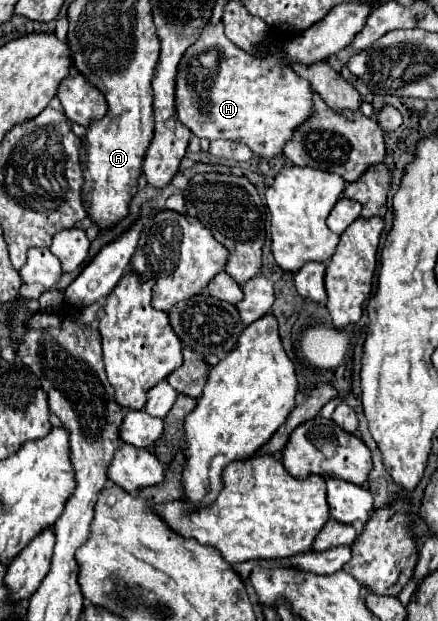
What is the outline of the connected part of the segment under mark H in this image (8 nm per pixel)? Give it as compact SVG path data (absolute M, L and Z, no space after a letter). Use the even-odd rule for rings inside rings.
M208 22L178 64L176 116L198 138L234 140L268 160L282 152L292 130L308 114L312 114L312 88L292 68L284 66L279 49L264 60L246 54L226 38L222 22ZM204 54L214 56L212 66L202 64Z

